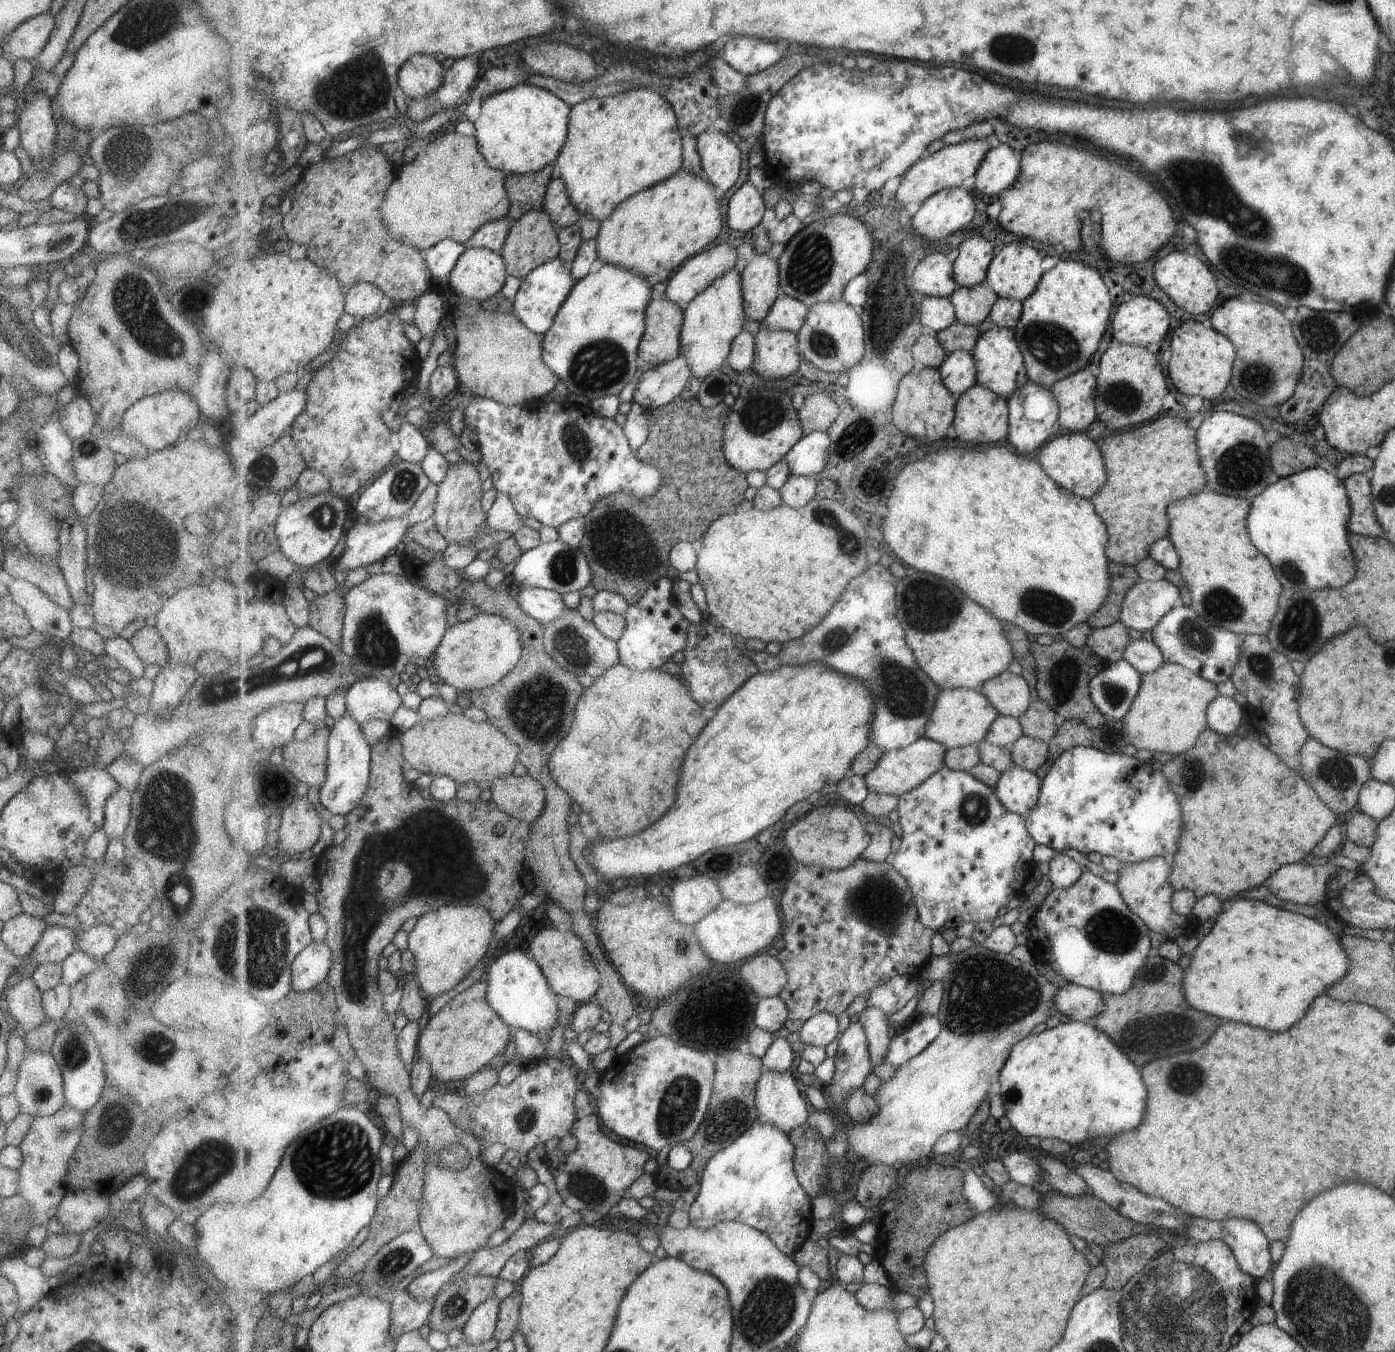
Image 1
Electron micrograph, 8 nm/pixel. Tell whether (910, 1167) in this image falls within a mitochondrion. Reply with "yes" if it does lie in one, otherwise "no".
no

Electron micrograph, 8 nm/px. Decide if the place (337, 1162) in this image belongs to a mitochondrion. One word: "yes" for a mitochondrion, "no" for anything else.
yes

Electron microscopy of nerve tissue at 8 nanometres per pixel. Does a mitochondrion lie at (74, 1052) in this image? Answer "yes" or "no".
yes

